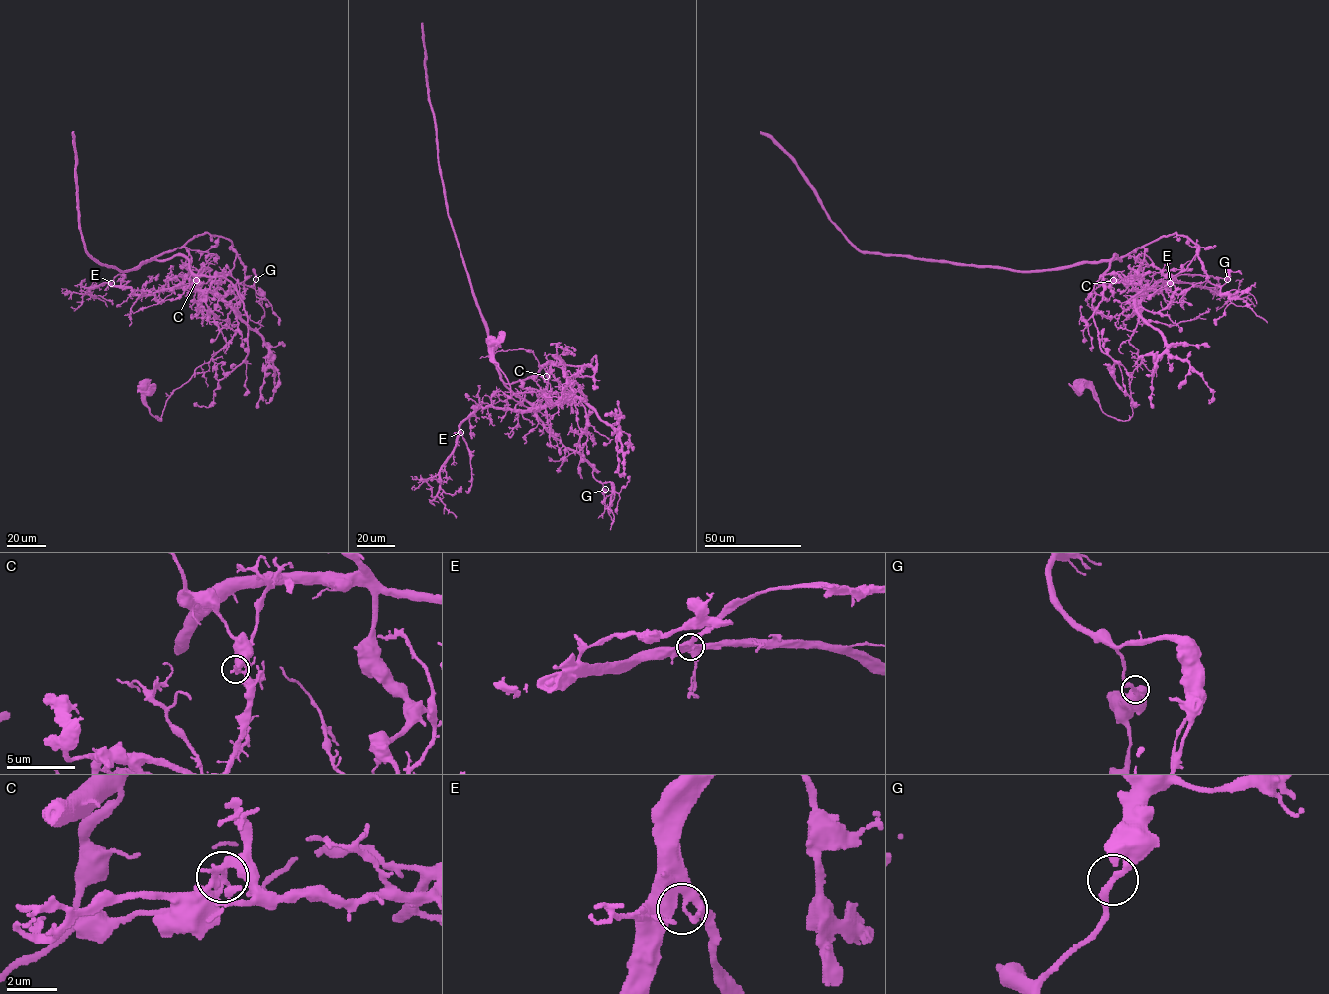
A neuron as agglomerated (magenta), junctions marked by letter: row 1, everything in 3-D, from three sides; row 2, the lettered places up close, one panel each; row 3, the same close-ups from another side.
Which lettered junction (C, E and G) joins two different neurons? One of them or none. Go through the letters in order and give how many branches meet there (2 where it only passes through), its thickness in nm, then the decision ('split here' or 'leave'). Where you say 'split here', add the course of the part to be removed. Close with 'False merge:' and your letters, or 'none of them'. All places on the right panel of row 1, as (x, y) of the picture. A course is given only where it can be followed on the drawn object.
C: branches 2; calibre 280 nm; split here; course (1113, 280), (1141, 288), (1129, 341), (1142, 362), (1129, 378), (1132, 415), (1107, 415), (1088, 387), (1069, 383)
E: branches 2; calibre 300 nm; leave
G: branches 2; calibre 280 nm; leave
False merge: C

